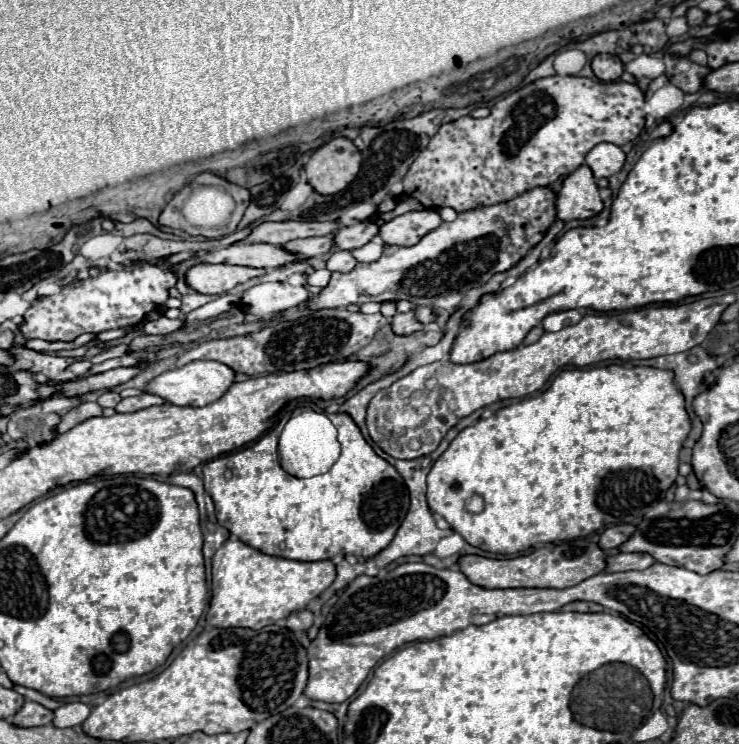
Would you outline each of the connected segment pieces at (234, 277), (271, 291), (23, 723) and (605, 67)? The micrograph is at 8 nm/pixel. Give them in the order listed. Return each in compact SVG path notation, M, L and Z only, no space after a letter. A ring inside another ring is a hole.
M197 264L185 272L185 282L191 290L211 296L225 294L235 286L263 276L265 270L247 268L247 266L231 266L231 264Z
M271 282L249 288L241 298L241 310L259 318L269 318L289 308L297 308L309 300L305 286L291 286L287 282Z
M25 702L23 708L11 718L11 724L17 728L35 728L35 726L47 726L53 720L53 712L43 708L37 702Z
M599 54L593 58L591 62L593 72L599 80L603 82L615 82L621 78L621 74L625 72L623 62L617 56L609 56L609 54Z

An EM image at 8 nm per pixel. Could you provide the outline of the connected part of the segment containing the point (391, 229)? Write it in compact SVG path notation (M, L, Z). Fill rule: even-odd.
M415 210L391 222L383 222L379 236L387 246L415 246L425 234L439 228L441 222L435 210Z

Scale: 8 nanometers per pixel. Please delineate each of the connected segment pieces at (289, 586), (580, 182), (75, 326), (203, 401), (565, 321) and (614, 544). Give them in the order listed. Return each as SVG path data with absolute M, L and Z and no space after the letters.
M229 538L213 556L211 604L207 624L213 628L251 628L263 630L293 612L301 612L307 604L327 590L335 580L331 560L295 562L267 556L237 538Z
M581 166L575 172L571 172L563 180L563 188L557 192L557 218L559 220L589 220L595 218L603 210L603 202L599 198L599 188L593 178L593 172L589 166Z
M135 264L131 272L107 270L97 272L91 268L91 276L81 284L69 282L61 294L39 298L27 312L21 332L27 338L41 340L75 340L83 332L105 332L115 328L129 328L139 324L147 314L155 312L169 298L169 288L175 286L175 264Z
M195 360L185 364L183 368L163 372L161 376L157 376L147 384L147 392L161 396L175 406L207 406L219 400L233 382L235 382L235 372L227 364L213 362L213 360Z
M565 310L565 312L553 312L553 314L549 314L549 316L543 320L543 328L545 328L547 332L557 332L557 330L569 326L569 324L573 324L573 320L571 320L571 316L569 316L567 310Z
M619 524L619 526L611 526L607 528L603 534L601 534L601 548L605 548L605 552L613 552L613 550L619 550L619 546L623 542L627 542L635 532L635 526L631 524Z

